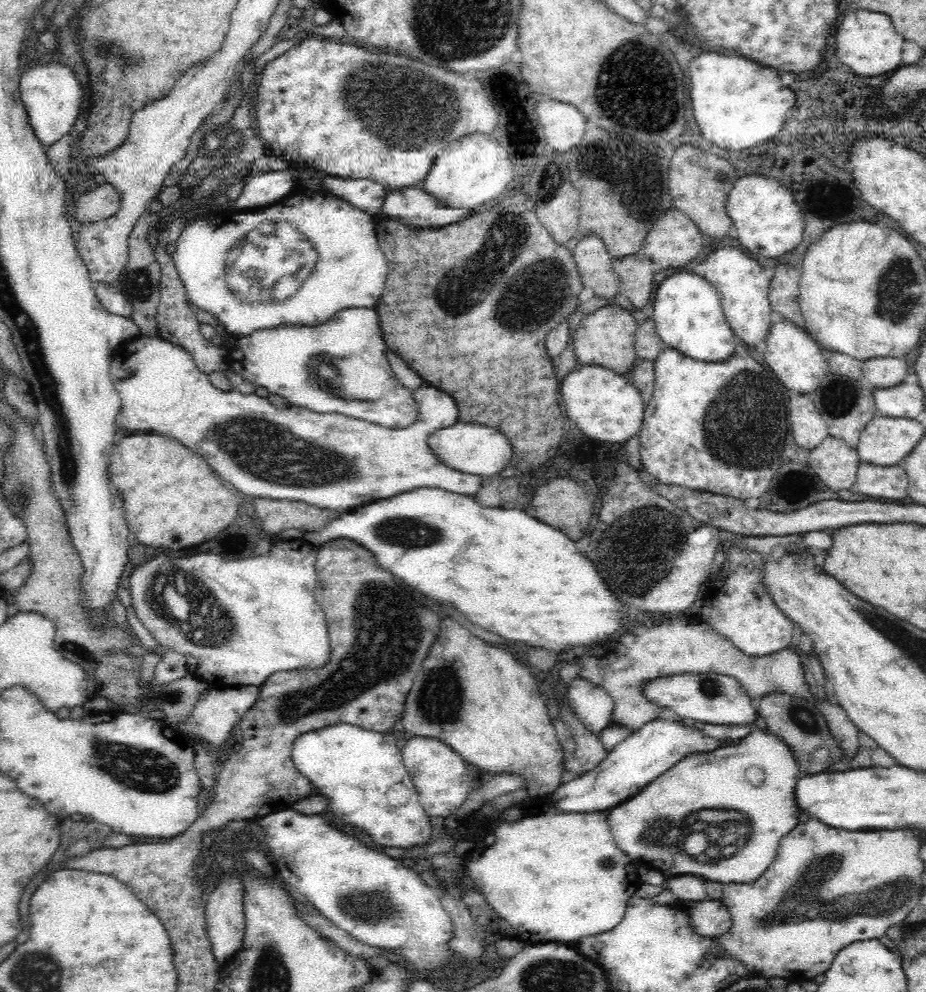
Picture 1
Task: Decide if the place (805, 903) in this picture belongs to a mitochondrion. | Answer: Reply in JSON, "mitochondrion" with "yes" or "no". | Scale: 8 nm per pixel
{"mitochondrion":"yes"}

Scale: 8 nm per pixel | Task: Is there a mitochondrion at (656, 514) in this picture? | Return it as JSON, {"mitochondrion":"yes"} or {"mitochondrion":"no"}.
{"mitochondrion":"yes"}

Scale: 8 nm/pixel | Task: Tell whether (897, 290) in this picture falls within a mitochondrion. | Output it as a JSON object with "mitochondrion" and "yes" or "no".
{"mitochondrion":"yes"}

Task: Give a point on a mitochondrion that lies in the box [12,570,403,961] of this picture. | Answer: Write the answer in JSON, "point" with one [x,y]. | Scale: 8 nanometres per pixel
{"point":[149,770]}

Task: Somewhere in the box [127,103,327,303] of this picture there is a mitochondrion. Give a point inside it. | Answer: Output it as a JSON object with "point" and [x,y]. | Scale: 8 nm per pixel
{"point":[269,253]}

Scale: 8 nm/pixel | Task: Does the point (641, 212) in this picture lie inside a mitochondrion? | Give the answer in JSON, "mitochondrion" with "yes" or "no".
{"mitochondrion":"yes"}

